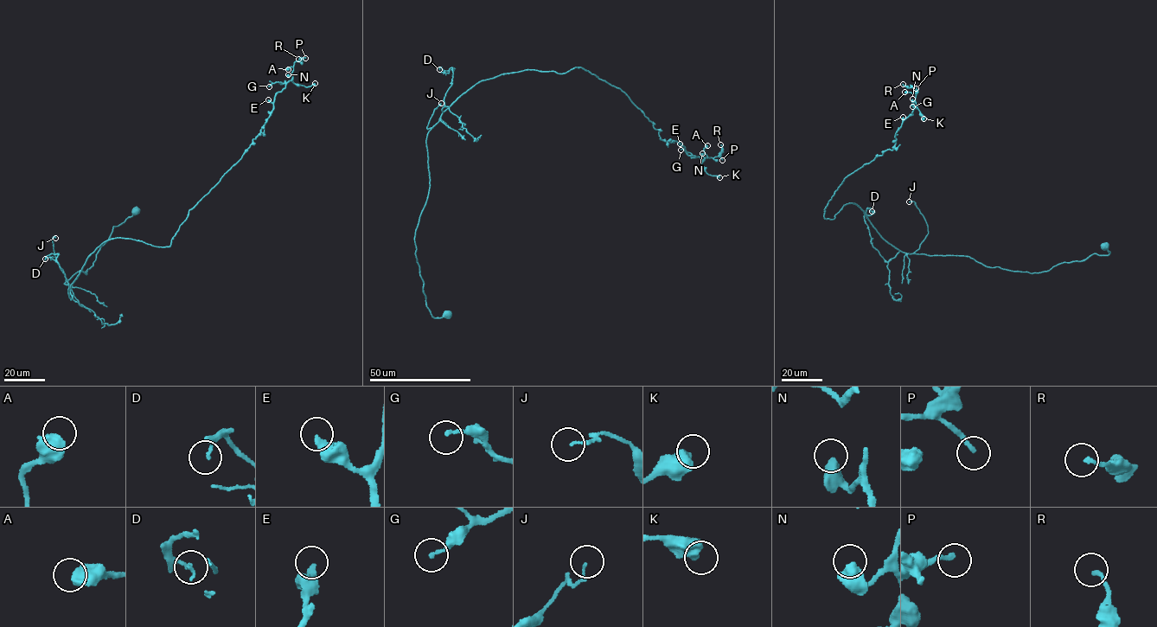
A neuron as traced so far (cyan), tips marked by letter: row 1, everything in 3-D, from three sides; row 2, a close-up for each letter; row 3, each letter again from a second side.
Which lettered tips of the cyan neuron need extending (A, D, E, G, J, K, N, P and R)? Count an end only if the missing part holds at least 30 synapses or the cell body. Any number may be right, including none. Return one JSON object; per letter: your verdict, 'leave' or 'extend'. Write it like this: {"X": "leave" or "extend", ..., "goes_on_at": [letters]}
{"A": "leave", "D": "leave", "E": "leave", "G": "leave", "J": "leave", "K": "leave", "N": "leave", "P": "leave", "R": "leave", "goes_on_at": []}

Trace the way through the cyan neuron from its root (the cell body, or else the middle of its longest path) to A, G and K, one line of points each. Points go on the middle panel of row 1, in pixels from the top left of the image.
A: (449, 315), (426, 304), (415, 232), (426, 135), (476, 83), (580, 67), (661, 139), (704, 160), (707, 145)
G: (449, 315), (426, 304), (415, 232), (426, 135), (476, 83), (580, 67), (696, 156), (680, 150)
K: (449, 315), (431, 315), (415, 254), (426, 138), (480, 81), (580, 67), (719, 177)

